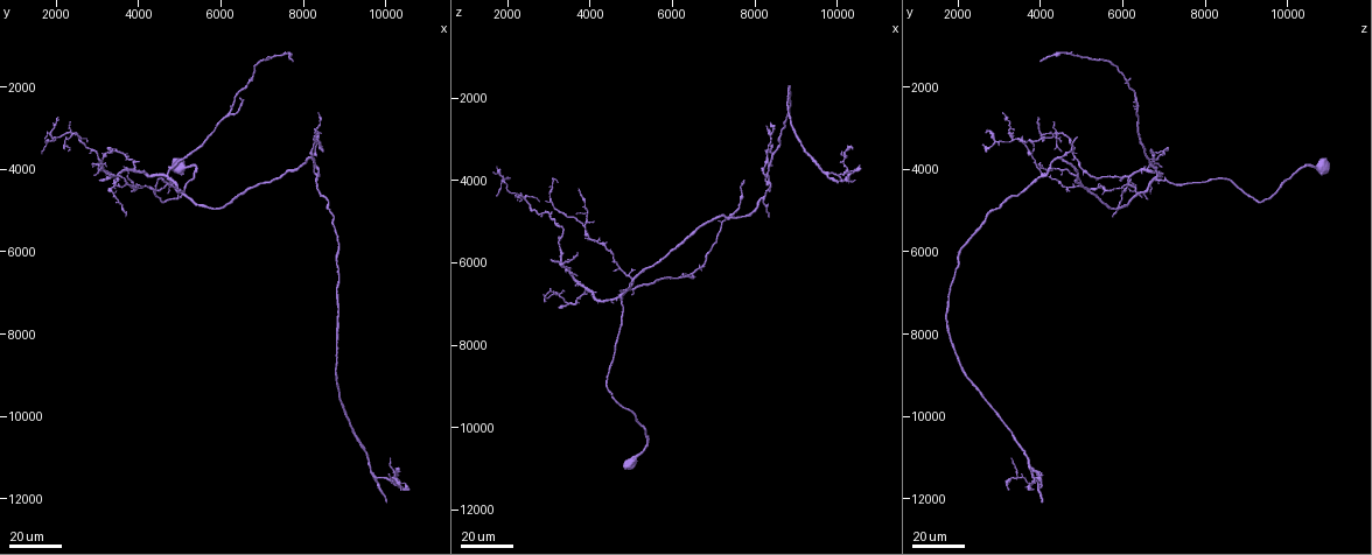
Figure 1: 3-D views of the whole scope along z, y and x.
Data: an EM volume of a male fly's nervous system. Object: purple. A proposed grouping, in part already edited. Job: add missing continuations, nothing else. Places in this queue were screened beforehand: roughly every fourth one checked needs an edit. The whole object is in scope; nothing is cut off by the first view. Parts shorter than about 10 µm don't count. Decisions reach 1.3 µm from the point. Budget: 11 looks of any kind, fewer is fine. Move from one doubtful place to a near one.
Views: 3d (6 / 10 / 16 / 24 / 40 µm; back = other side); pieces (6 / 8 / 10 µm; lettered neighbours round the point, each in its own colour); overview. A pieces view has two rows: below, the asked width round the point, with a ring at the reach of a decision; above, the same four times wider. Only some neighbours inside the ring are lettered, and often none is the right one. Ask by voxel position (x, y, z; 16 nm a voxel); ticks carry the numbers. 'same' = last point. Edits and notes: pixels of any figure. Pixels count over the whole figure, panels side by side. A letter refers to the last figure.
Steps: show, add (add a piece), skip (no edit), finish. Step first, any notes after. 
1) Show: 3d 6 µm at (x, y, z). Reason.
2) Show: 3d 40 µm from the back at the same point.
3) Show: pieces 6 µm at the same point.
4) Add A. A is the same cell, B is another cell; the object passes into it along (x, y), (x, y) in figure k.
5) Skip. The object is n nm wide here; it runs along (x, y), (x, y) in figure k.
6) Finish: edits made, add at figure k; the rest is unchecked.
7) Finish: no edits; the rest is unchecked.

Show: 3d 40 µm at (10050, 12050, 4000). Free end.

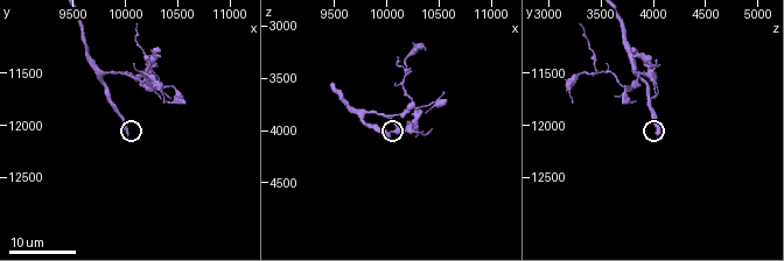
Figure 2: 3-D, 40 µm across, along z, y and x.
Show: pieces 10 µm at (10040, 12080, 4040). What lies round it.

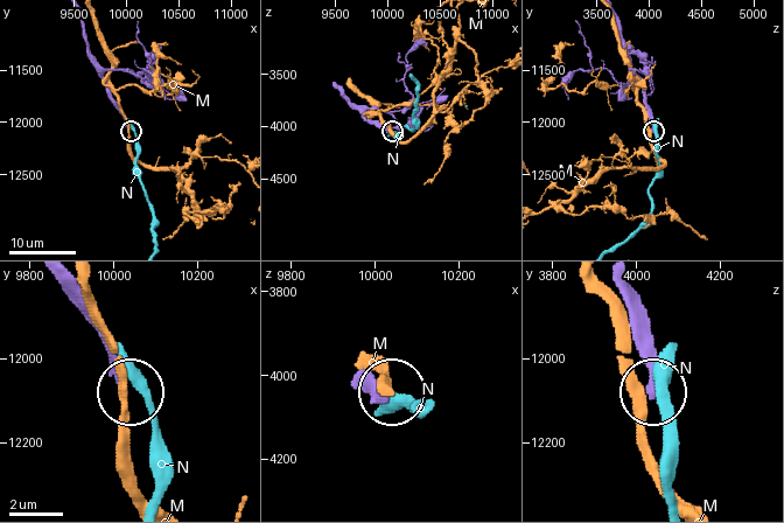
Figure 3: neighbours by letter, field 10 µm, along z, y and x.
Skip. M and N are other cells; it runs along (636, 298), (651, 389) in figure 3; none of them fits.

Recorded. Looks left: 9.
Show: 3d 24 µm at (3200, 3500, 7100). Branch stops here.

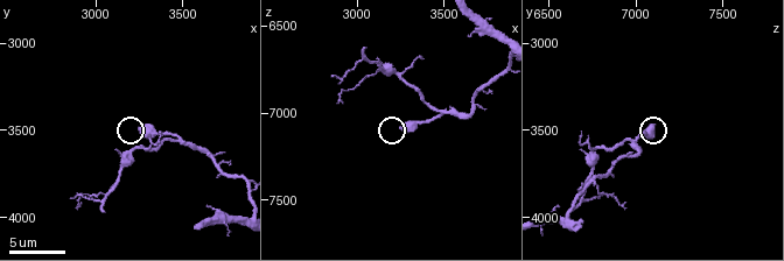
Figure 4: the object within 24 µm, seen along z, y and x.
Show: pieces 8 µm at (3240, 3500, 7100). What lies round it.

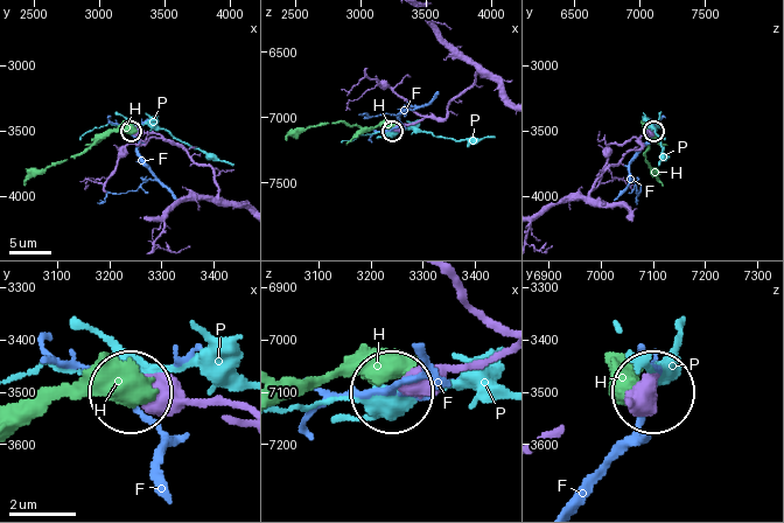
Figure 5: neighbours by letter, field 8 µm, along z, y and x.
Skip. The object is 560 nm wide here; F, H and P are other cells; it runs along (483, 70), (445, 118), (392, 128) in figure 5; none of them fits.

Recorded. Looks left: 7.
Show: 3d 40 µm at (3100, 4300, 6000). Branch stops here.

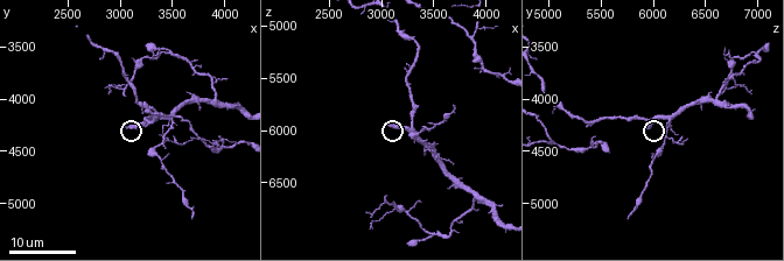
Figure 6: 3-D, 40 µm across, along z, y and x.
Show: pieces 10 µm at (3060, 4260, 5940).

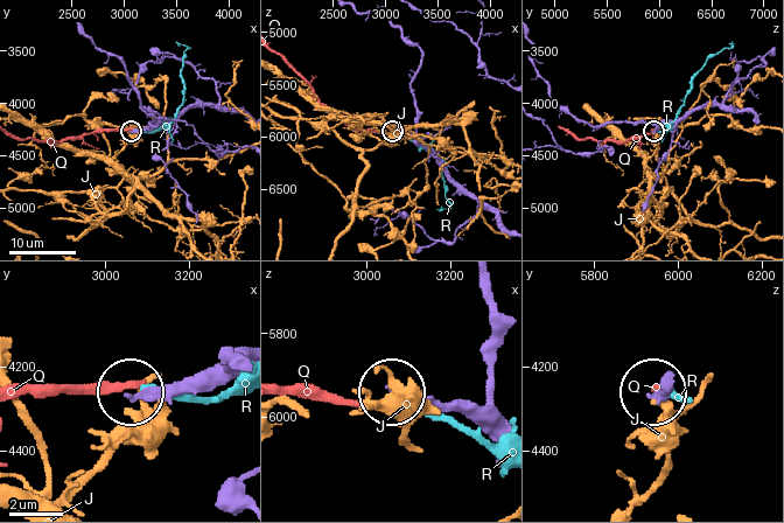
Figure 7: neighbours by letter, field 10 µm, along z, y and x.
Skip. The object is 250 nm wide here; J, Q and R are other cells; no lettered piece goes on from it.

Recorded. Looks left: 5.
Show: 3d 40 µm at (7800, 1400, 4050). Long arm stops here.

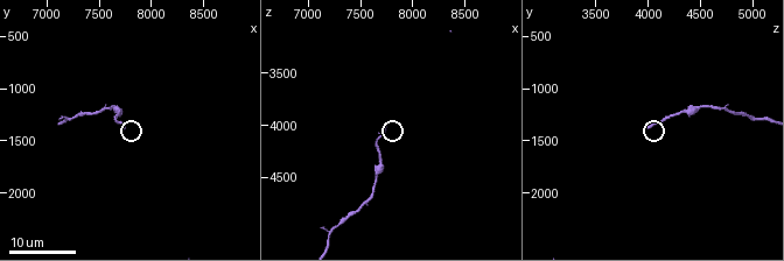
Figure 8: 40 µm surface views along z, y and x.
Show: pieces 8 µm at (7720, 1380, 4000).

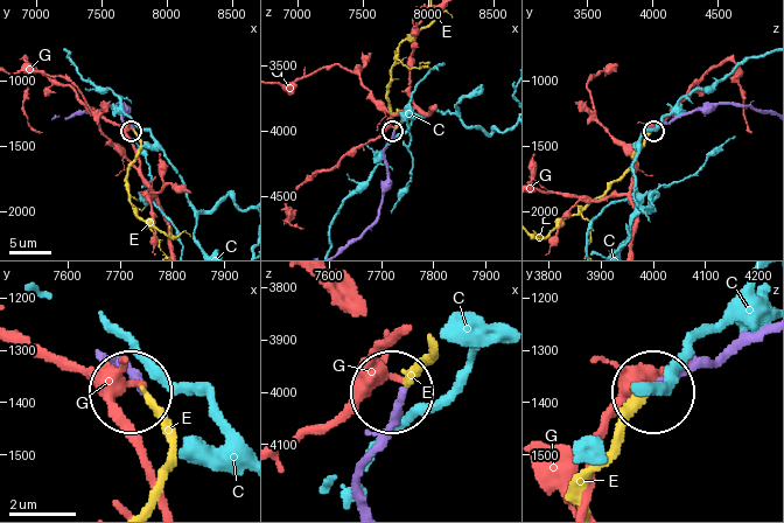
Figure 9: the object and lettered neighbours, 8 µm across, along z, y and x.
Add E. The object is 230 nm wide here; E is the same cell, C and G are other cells; the neuron continues.

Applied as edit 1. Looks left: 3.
Show: overview.

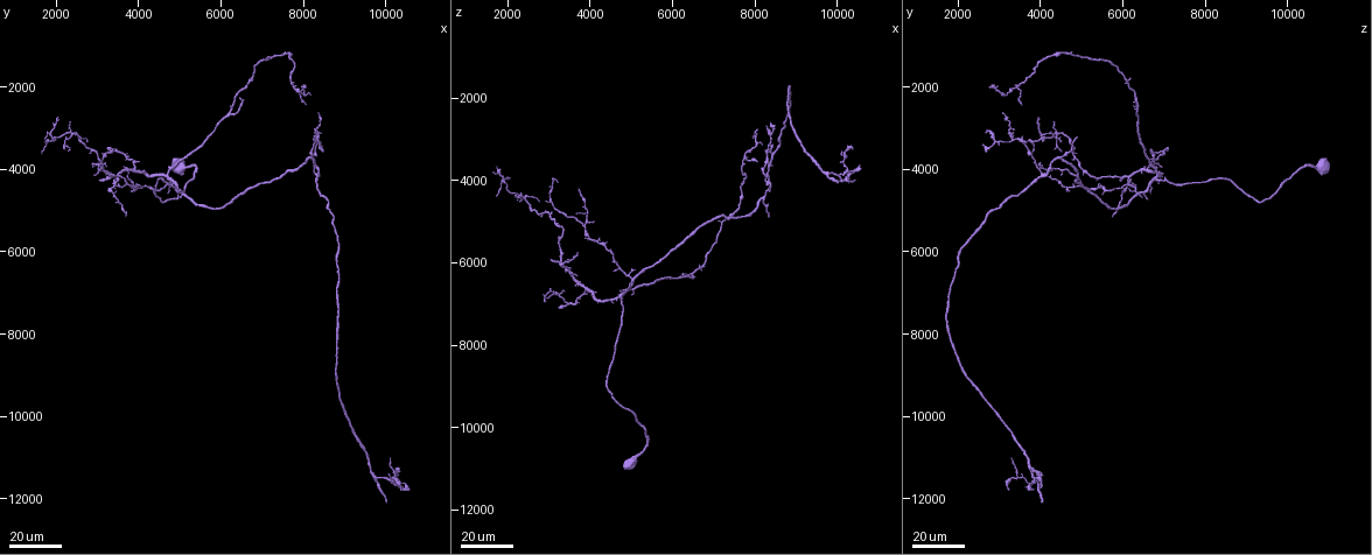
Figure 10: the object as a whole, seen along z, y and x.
Show: 3d 24 µm at (8350, 3250, 4900). Thin end.

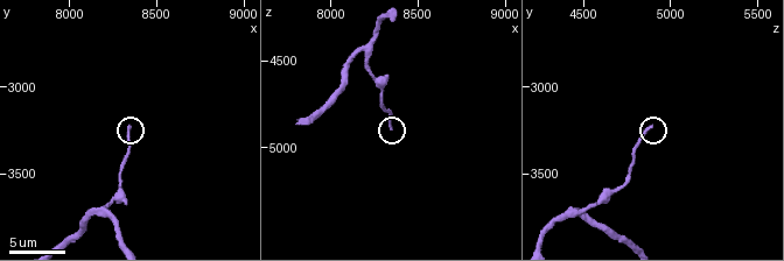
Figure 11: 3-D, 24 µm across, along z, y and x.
Show: pieces 10 µm at (8340, 3220, 4900).

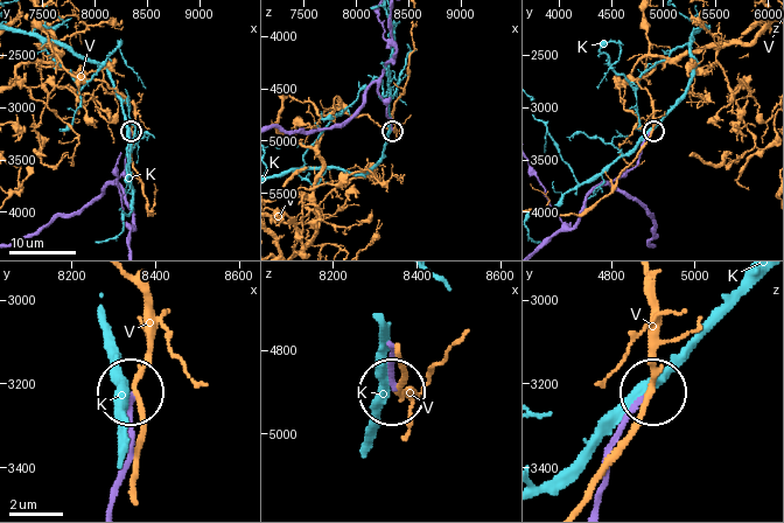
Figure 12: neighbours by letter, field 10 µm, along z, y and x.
Skip. K and V are other cells; it runs along (593, 503), (617, 430), (651, 391) in figure 12; no lettered piece goes on from it.

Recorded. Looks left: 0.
Finish: edits made, add at figure 9; the rest is unchecked.

